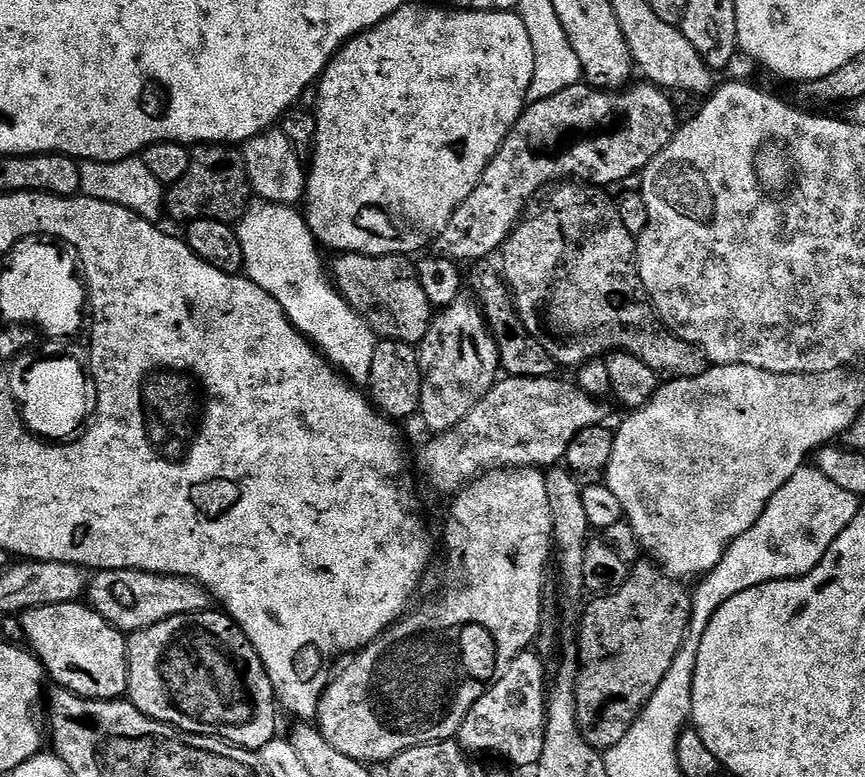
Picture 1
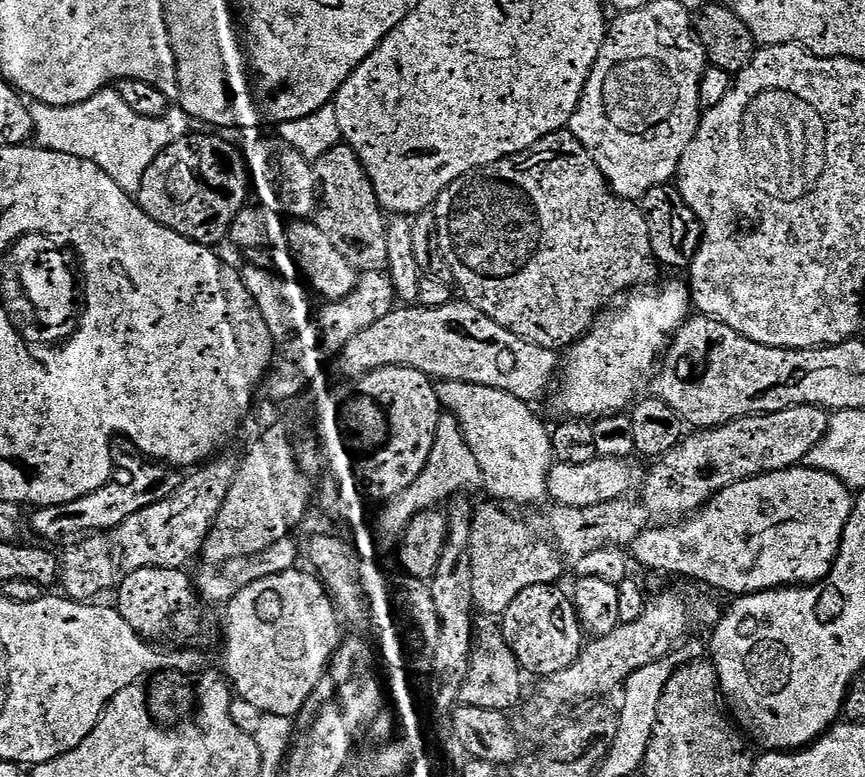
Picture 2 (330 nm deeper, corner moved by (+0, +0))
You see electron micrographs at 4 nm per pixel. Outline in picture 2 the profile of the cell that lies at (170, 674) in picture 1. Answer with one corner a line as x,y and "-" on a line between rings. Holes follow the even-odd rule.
139,568
133,572
123,573
115,589
117,592
114,607
145,642
192,642
195,636
203,634
206,608
200,596
197,595
193,579
186,573
184,568

